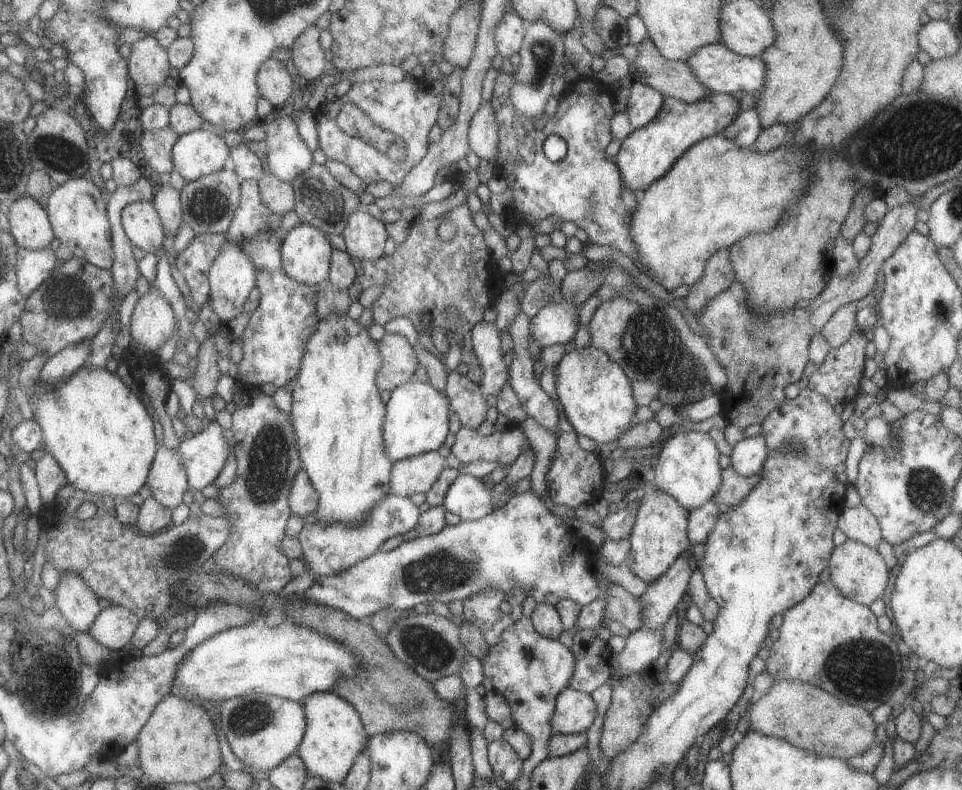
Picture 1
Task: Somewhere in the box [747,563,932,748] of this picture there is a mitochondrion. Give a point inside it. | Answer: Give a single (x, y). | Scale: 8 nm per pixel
(857, 667)

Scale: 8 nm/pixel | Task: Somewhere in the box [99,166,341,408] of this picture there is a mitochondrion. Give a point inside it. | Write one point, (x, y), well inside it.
(209, 207)

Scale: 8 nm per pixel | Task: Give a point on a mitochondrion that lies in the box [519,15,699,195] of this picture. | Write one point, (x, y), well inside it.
(542, 50)

